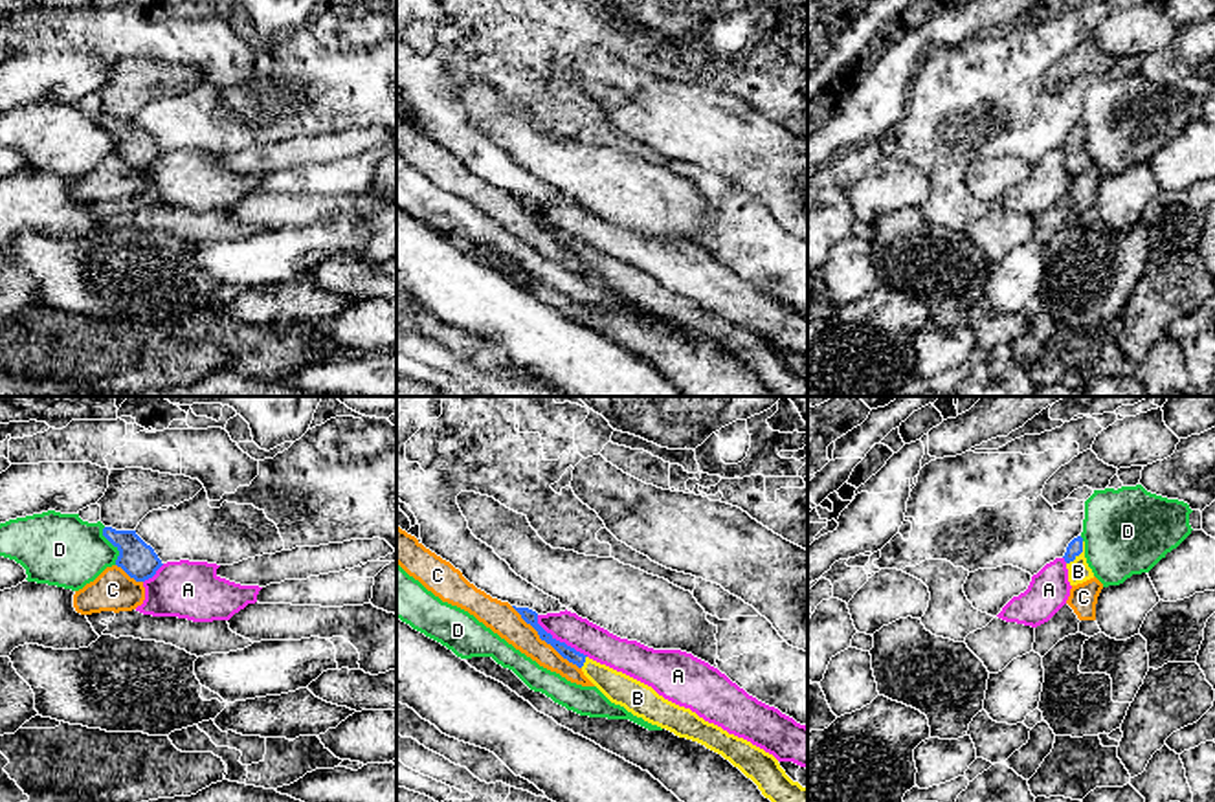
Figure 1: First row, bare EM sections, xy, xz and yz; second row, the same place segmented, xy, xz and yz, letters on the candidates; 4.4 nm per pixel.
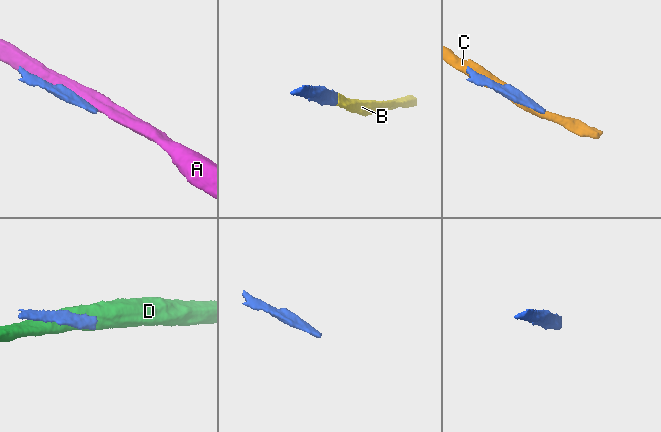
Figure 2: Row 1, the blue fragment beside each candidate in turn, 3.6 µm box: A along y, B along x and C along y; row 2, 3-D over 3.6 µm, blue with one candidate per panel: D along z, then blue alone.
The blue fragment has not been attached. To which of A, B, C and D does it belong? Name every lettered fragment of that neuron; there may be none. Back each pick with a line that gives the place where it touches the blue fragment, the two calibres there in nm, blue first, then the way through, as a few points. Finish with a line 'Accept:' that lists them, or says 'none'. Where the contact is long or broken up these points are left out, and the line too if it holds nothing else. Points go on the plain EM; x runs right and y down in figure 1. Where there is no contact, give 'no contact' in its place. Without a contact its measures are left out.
B: contact yz (1078, 144); calibres 70 and 100 nm; way yz (1074, 136), (1078, 144), (1078, 160)
Accept: B

